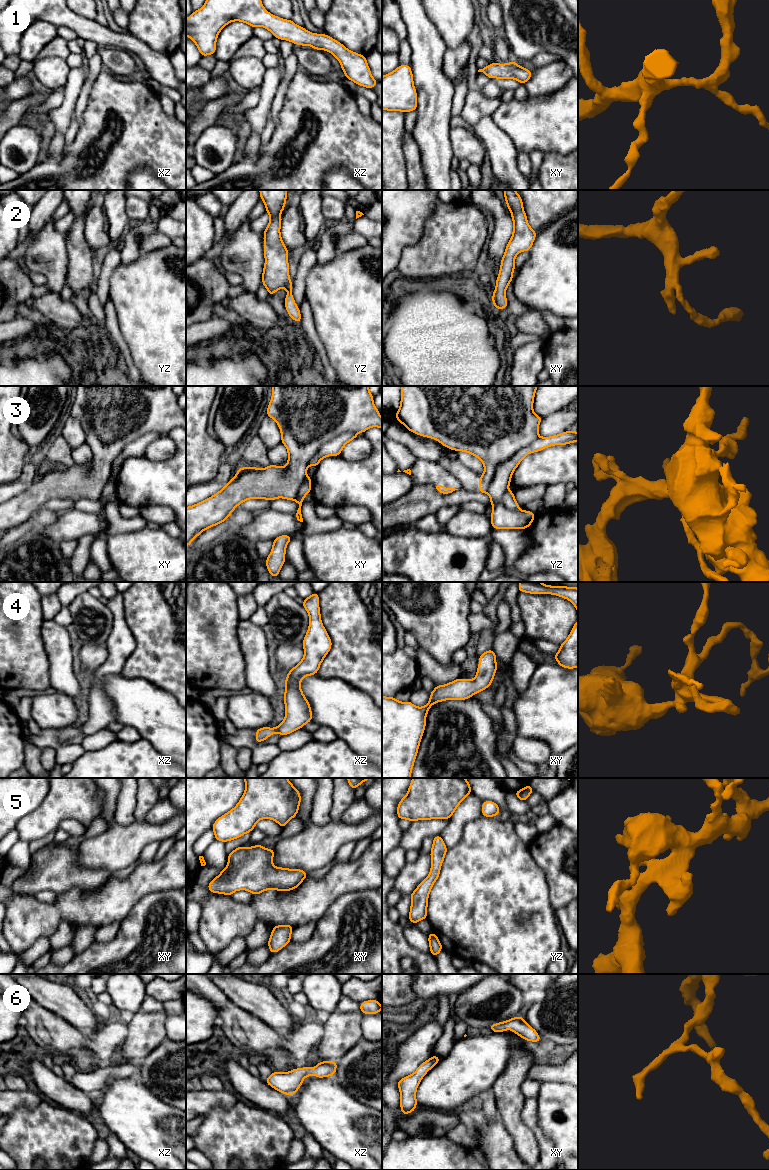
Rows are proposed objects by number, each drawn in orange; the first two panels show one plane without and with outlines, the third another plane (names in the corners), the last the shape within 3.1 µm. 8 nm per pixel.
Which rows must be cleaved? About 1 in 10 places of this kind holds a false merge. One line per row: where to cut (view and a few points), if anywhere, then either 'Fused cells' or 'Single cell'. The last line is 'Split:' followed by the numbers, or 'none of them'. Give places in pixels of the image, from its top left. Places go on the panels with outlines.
1: No split. Single cell
2: No split. Single cell
3: No split. Single cell
4: No split. Single cell
5: No split. Single cell
6: No split. Single cell
Split: none of them

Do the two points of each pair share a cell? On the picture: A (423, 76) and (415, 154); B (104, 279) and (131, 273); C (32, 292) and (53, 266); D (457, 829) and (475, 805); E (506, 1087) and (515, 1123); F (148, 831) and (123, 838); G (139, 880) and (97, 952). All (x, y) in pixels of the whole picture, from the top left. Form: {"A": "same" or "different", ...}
{"A": "different", "B": "different", "C": "different", "D": "same", "E": "same", "F": "same", "G": "different"}

